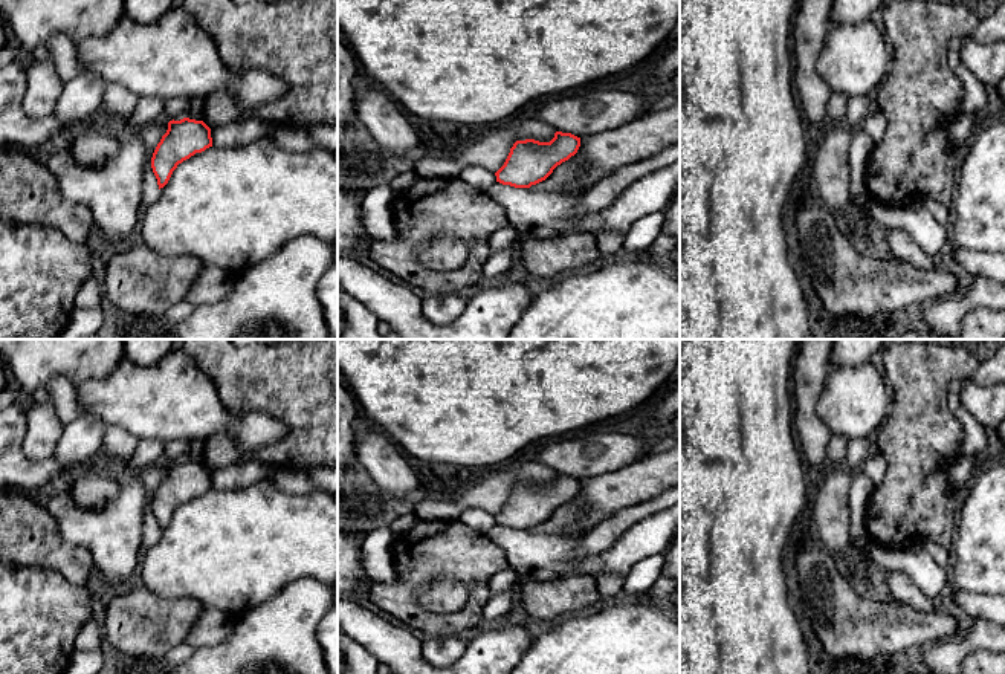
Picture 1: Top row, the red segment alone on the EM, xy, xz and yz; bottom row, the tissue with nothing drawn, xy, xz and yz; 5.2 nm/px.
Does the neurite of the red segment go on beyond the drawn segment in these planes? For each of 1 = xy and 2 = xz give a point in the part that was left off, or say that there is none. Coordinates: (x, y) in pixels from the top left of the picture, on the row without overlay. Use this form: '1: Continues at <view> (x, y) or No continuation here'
1: No continuation here
2: No continuation here

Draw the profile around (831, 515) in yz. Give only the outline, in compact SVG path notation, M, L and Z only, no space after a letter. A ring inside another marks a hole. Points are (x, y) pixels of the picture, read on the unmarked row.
M848 466L831 468L813 497L813 520L819 544L831 553L852 549L848 504L852 475L854 471Z

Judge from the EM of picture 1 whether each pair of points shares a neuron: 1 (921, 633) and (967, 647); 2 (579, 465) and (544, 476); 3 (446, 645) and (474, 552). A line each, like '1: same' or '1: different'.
1: different
2: different
3: different

